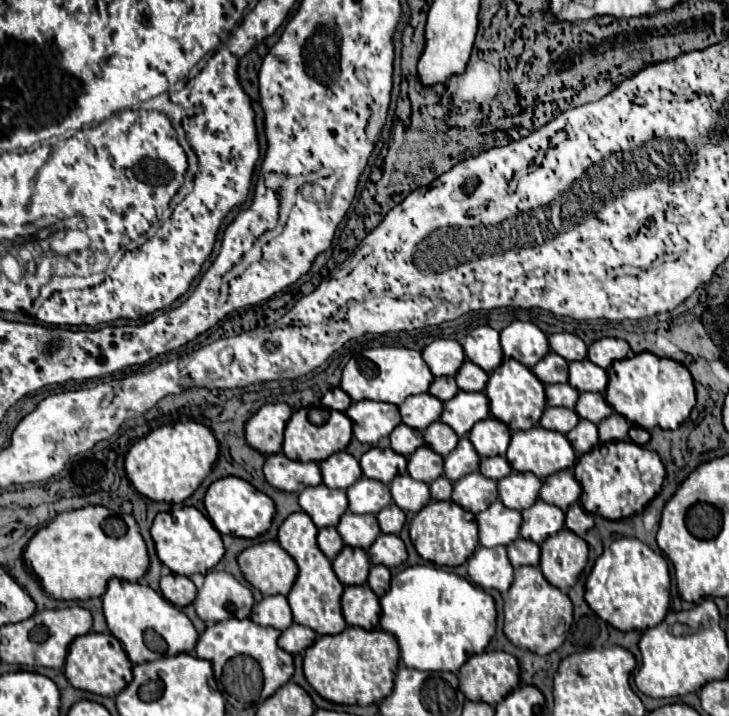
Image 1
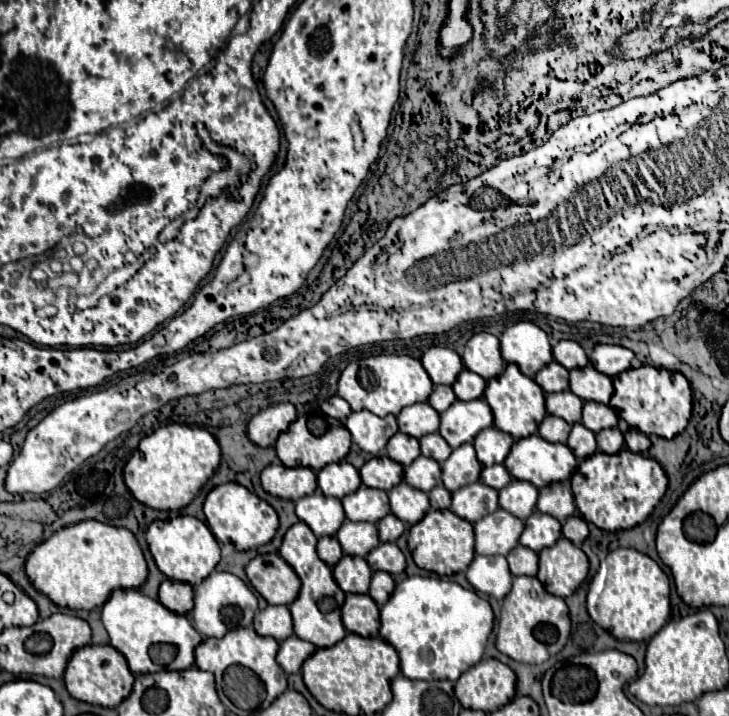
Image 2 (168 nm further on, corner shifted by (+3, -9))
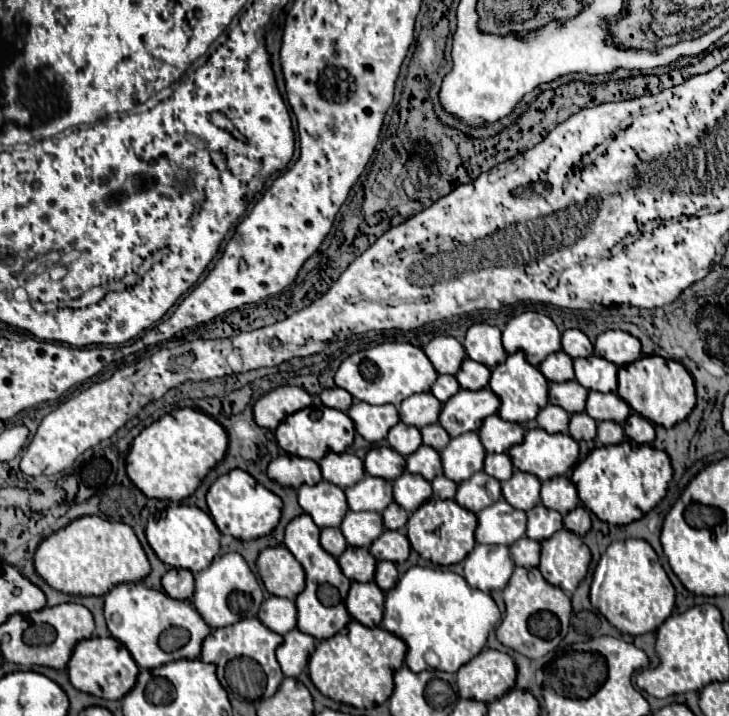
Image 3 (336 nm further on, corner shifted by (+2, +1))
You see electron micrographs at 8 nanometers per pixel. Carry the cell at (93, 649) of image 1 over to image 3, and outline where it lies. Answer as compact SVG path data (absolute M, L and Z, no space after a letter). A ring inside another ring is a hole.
M107 636L107 638L89 638L85 642L79 642L67 664L67 672L71 684L77 690L105 700L121 700L135 686L139 666L133 662L133 656L129 654L129 650L125 650L121 642Z

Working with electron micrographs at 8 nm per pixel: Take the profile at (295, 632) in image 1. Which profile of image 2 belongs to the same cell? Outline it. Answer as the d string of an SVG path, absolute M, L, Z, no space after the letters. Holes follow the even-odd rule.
M290 636L288 640L284 640L280 644L276 662L280 664L280 668L286 674L296 674L296 672L300 672L304 660L308 656L312 656L314 652L316 652L316 646L314 644L310 644L306 640L300 640L298 636Z

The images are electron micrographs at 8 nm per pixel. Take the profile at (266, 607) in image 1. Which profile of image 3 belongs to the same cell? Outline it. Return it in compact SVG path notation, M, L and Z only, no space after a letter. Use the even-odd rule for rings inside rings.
M269 596L257 614L257 618L273 632L277 634L287 634L289 630L295 628L297 624L297 608L293 600L289 598L279 598L279 596Z

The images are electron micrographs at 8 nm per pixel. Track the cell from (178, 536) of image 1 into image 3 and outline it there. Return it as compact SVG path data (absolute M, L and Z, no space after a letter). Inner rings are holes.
M181 504L181 506L165 508L157 514L153 514L147 522L145 534L147 534L151 548L161 558L161 562L165 562L173 568L185 568L191 572L201 572L219 554L221 532L217 530L213 518L195 506Z

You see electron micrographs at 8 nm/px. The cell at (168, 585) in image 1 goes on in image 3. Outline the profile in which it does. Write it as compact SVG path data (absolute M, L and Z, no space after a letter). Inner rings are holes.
M171 568L163 576L163 590L165 590L165 594L169 594L175 600L191 602L191 596L193 596L193 574L189 570Z

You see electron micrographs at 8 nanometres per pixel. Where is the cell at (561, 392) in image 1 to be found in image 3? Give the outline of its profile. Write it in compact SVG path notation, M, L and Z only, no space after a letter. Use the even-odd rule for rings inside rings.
M575 380L561 382L561 384L549 384L549 404L557 404L565 408L569 414L585 412L587 394L589 392Z

